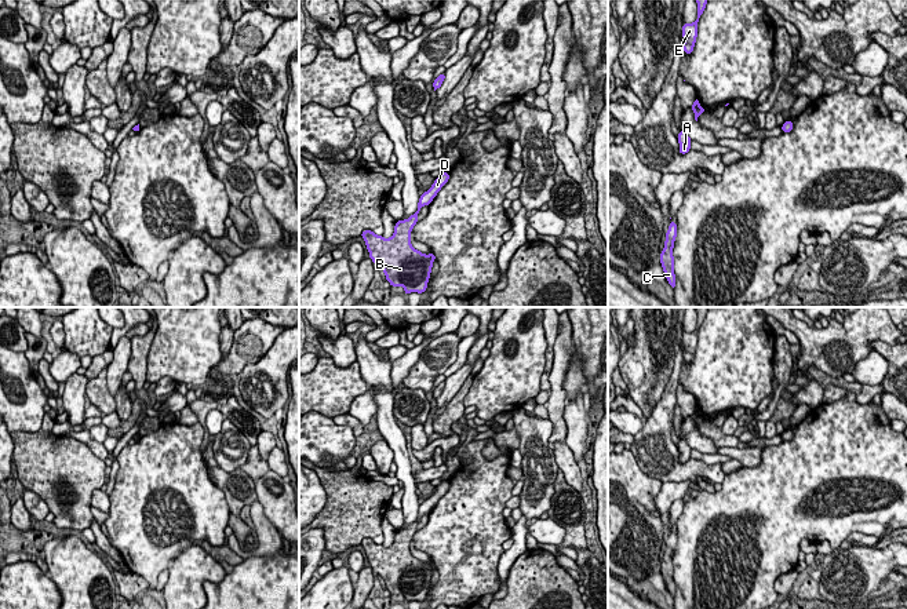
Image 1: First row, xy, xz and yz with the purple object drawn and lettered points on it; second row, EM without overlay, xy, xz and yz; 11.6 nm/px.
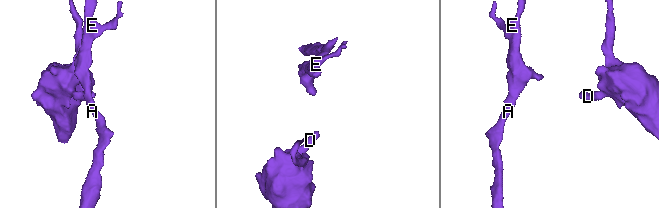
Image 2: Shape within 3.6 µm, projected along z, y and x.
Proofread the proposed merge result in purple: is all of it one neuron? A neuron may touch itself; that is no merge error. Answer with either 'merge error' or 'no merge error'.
no merge error

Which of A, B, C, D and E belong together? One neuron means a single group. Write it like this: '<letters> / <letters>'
A B C D E

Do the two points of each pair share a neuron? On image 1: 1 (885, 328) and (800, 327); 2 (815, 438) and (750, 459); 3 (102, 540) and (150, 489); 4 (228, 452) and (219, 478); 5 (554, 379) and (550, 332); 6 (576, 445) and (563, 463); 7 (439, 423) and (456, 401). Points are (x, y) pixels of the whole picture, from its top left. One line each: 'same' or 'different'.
1: same
2: different
3: different
4: different
5: different
6: different
7: same

